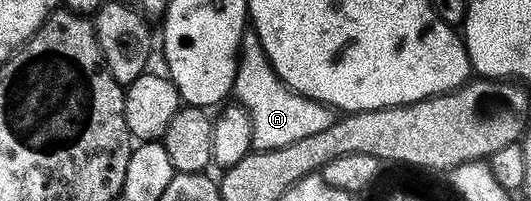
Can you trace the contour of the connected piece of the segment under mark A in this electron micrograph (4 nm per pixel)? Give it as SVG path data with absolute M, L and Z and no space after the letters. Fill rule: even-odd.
M253 29L247 30L242 37L238 52L238 75L234 78L232 95L250 114L252 147L256 151L271 151L292 145L292 141L300 141L300 137L308 137L308 133L320 133L320 129L328 129L332 122L331 108L297 95L278 78Z

